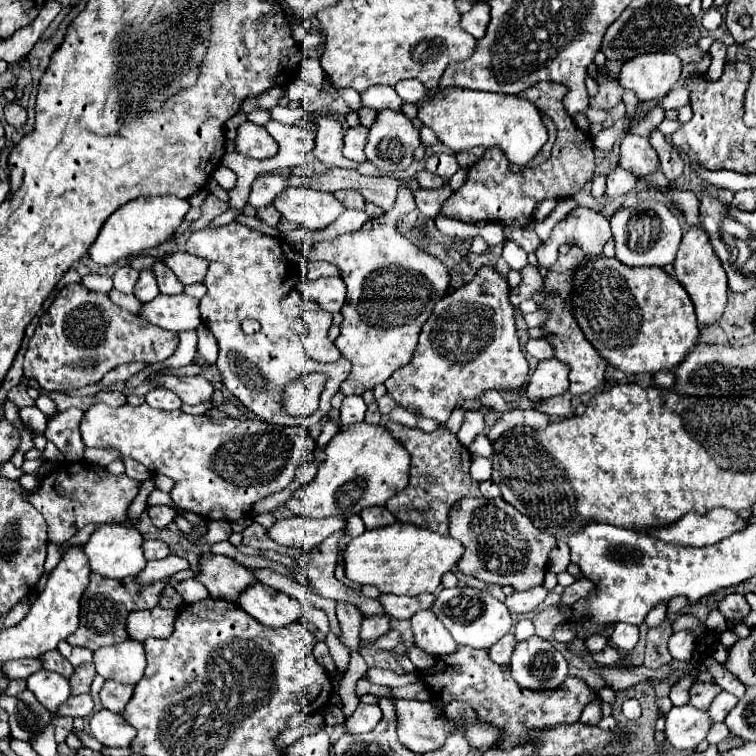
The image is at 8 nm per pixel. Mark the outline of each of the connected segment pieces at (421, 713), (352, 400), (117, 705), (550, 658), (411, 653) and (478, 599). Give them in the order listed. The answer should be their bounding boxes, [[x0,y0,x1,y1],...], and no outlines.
[[395,700,453,754],[341,394,367,426],[99,680,133,714],[511,636,567,690],[407,644,435,670],[431,586,513,648]]

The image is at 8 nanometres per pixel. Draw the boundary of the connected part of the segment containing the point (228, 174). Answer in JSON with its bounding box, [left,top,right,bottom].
[213,166,235,190]

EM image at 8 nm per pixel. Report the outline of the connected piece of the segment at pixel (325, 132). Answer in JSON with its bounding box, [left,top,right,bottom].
[315,116,357,168]

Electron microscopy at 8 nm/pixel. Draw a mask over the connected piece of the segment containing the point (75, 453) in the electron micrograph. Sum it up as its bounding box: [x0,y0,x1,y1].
[45,408,83,462]

